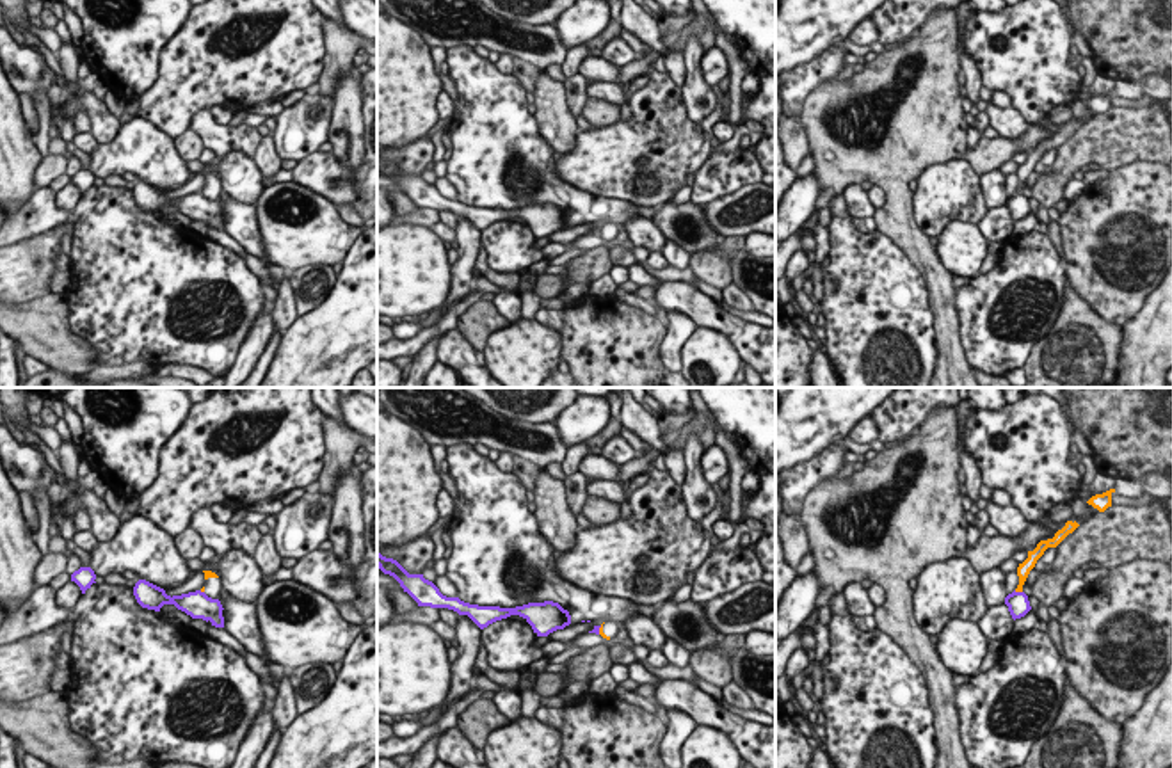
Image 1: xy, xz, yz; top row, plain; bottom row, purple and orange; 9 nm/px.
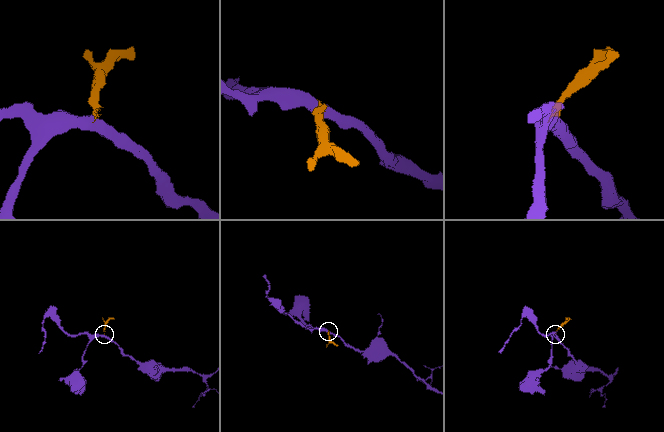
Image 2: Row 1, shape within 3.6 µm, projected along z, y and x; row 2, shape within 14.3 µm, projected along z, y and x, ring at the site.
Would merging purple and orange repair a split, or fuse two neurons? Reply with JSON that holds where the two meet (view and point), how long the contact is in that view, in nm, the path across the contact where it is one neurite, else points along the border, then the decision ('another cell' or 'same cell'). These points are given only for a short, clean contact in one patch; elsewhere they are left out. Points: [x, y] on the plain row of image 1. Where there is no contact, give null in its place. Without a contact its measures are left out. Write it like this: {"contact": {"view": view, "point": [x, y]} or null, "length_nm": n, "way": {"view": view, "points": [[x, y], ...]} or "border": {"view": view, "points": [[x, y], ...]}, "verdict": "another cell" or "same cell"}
{"contact": {"view": "yz", "point": [1018, 194]}, "length_nm": 80, "border": {"view": "yz", "points": [[1014, 192], [1021, 194]]}, "verdict": "another cell"}

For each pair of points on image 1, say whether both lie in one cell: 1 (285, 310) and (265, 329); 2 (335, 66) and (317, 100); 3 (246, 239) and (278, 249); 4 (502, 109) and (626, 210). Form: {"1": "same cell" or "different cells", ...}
{"1": "different cells", "2": "different cells", "3": "different cells", "4": "same cell"}

